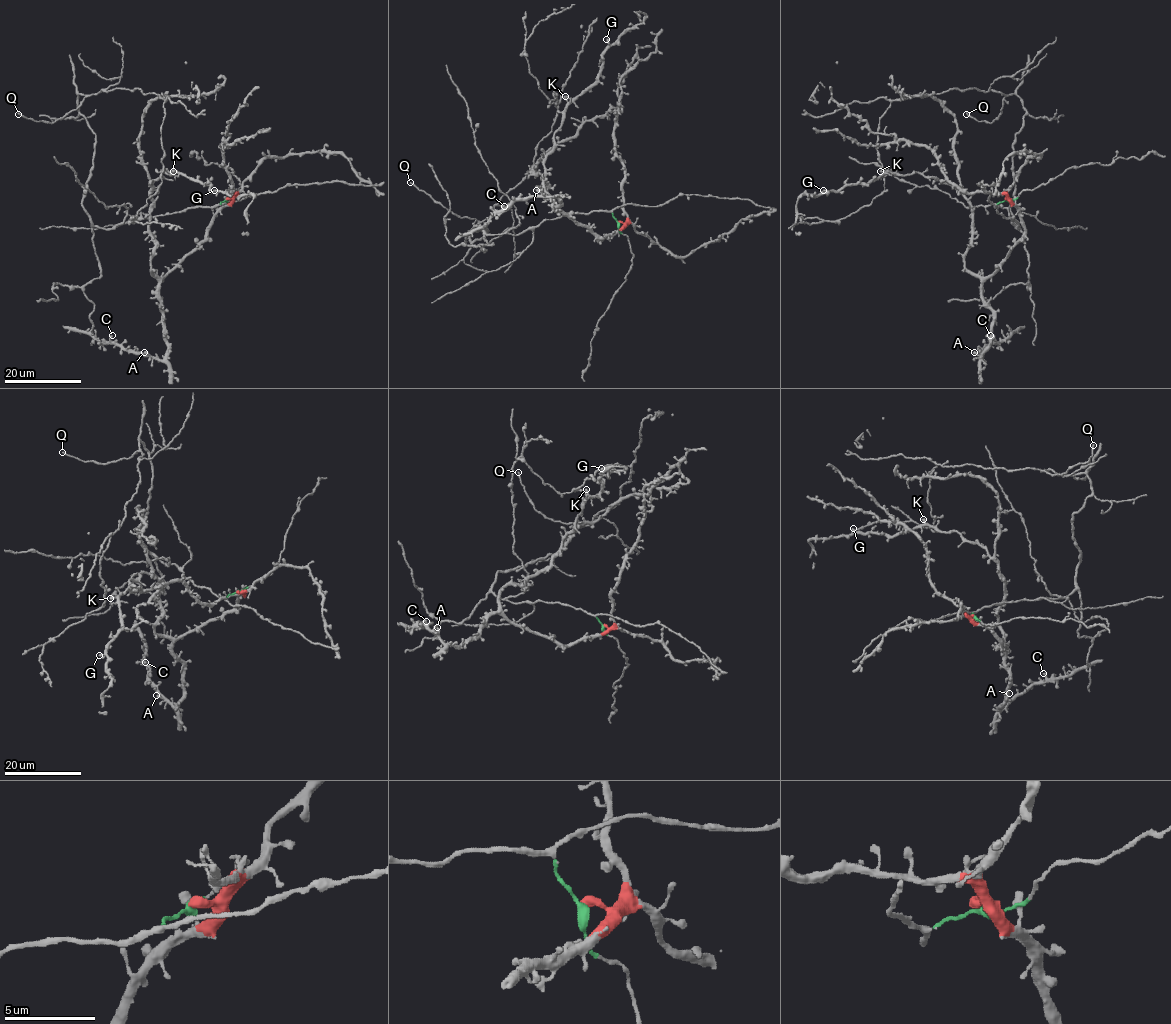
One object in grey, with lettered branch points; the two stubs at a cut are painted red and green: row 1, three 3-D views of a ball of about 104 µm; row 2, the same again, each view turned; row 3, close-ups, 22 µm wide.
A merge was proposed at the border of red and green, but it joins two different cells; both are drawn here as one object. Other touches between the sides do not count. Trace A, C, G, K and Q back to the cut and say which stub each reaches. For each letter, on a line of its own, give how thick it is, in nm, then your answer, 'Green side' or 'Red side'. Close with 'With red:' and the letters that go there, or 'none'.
A: Thickness 440 nm. Red side
C: Thickness 360 nm. Red side
G: Thickness 400 nm. Red side
K: Thickness 480 nm. Red side
Q: Thickness 240 nm. Green side
With red: A, C, G, K

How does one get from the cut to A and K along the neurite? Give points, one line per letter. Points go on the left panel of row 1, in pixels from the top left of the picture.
A: (227, 198), (231, 200), (215, 216), (208, 236), (159, 283), (166, 355), (162, 359), (152, 358), (144, 352)
K: (227, 198), (231, 200), (215, 216), (208, 236), (164, 276), (156, 276), (151, 267), (152, 184), (173, 170)

